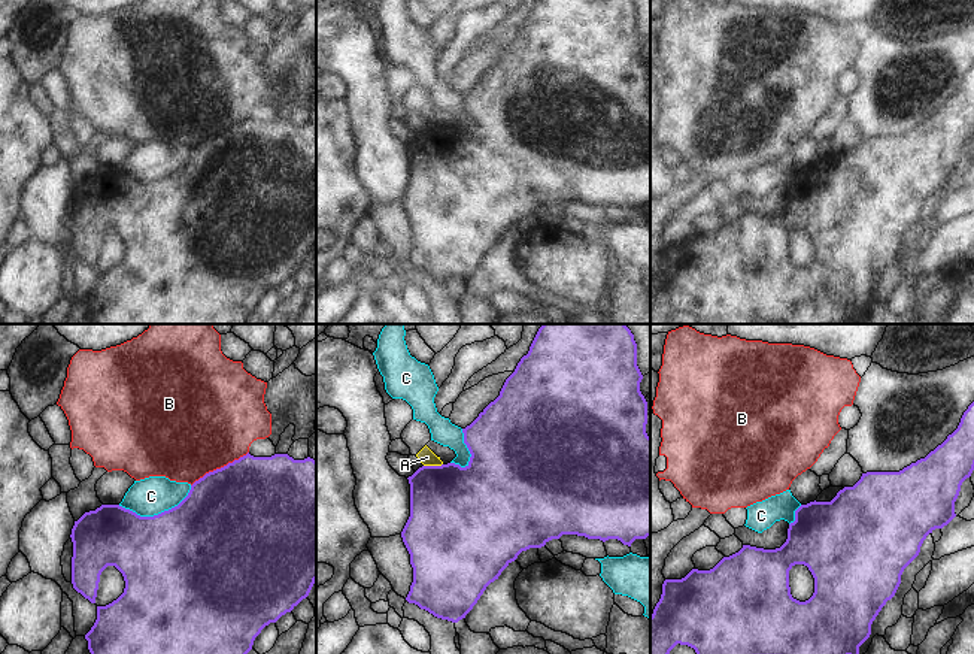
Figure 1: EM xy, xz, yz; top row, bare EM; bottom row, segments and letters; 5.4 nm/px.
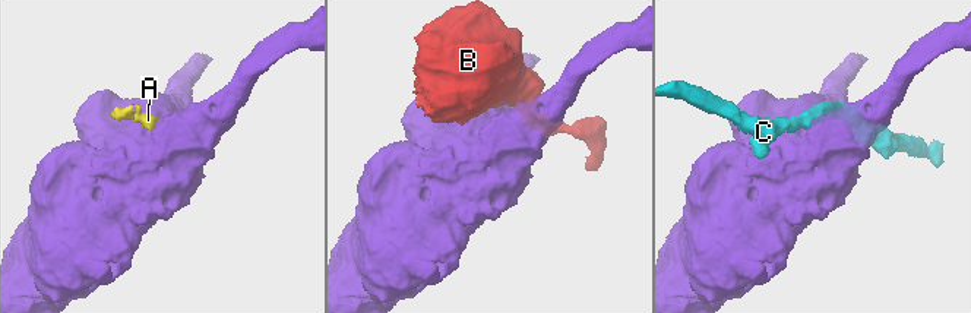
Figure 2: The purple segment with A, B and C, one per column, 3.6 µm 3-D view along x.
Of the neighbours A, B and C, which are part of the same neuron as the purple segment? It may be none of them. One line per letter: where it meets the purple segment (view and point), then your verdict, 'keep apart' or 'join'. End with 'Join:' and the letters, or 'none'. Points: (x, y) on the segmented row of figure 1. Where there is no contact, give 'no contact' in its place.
A: meets purple in xz at (433, 466); keep apart
B: meets purple in xy at (221, 468); keep apart
C: meets purple in xy at (158, 514); keep apart
Join: none

